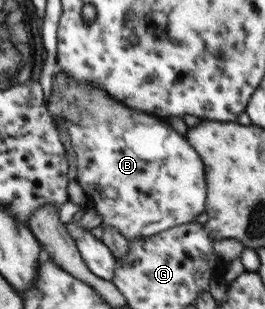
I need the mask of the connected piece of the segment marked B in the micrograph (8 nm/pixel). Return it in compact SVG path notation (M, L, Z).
M62 67L53 75L52 93L51 102L46 102L49 113L55 124L59 115L66 125L76 153L76 181L88 200L94 202L102 216L103 227L112 227L127 239L150 237L178 225L195 222L198 215L205 212L207 180L204 165L190 142L178 134L166 119L132 109L93 83L73 81Z

